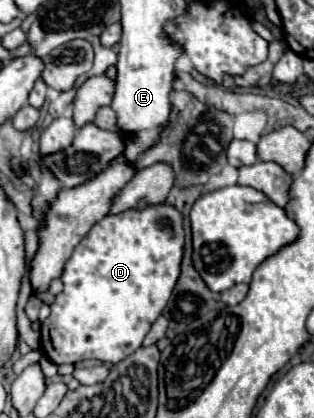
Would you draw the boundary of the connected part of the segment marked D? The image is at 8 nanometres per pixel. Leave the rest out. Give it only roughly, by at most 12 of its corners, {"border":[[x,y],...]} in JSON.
{"border":[[171,205],[107,215],[41,323],[55,363],[119,363],[181,273]]}

